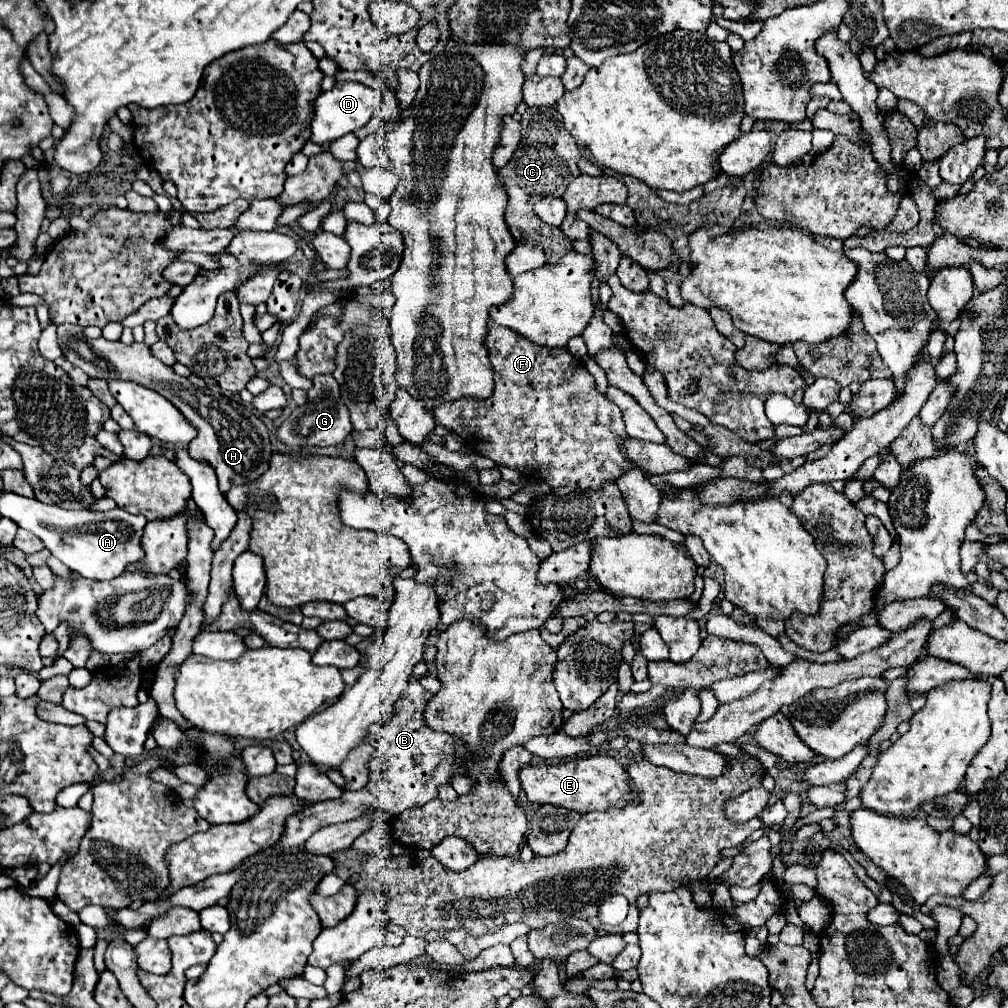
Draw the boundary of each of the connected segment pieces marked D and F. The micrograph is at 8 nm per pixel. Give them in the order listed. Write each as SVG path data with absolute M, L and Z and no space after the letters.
M335 83L331 91L323 91L315 101L315 117L313 117L313 135L311 141L325 145L331 143L347 133L353 133L355 129L367 125L367 121L375 115L375 111L381 107L381 93L369 85L363 83Z
M489 327L485 347L495 375L495 389L489 399L457 399L433 409L435 423L447 427L459 435L467 449L493 459L505 467L519 471L523 477L535 477L549 487L577 487L599 489L603 483L611 483L633 463L623 455L621 443L625 435L625 423L617 405L595 389L595 381L567 349L549 349L537 343L529 343L523 335L509 327Z

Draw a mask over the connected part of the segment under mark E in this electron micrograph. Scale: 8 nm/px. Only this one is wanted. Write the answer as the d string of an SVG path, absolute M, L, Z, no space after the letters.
M597 755L585 759L573 759L559 765L527 765L519 773L521 787L531 803L539 805L555 805L577 811L581 815L589 811L607 811L607 809L621 809L629 803L639 803L639 795L629 779L629 773L623 769L619 761L613 757Z

